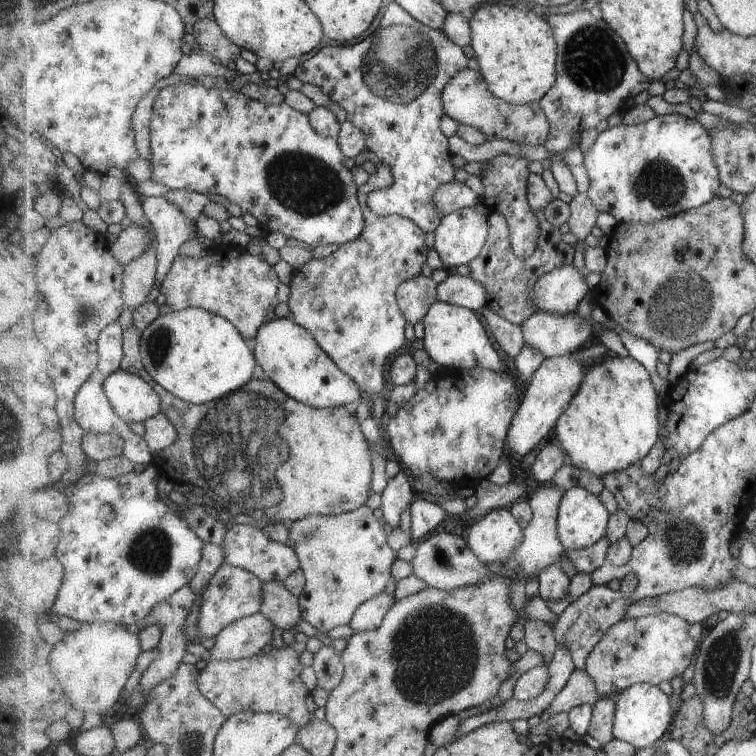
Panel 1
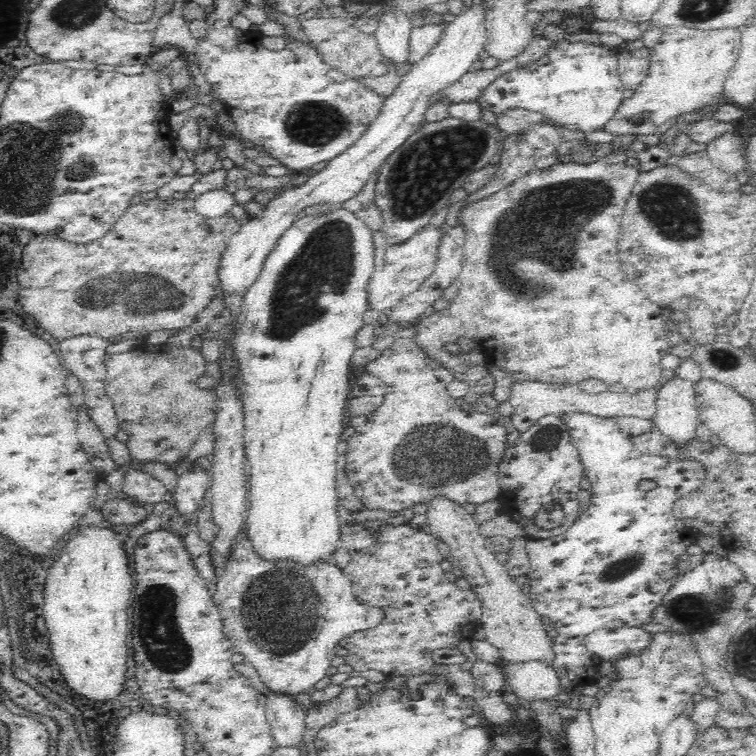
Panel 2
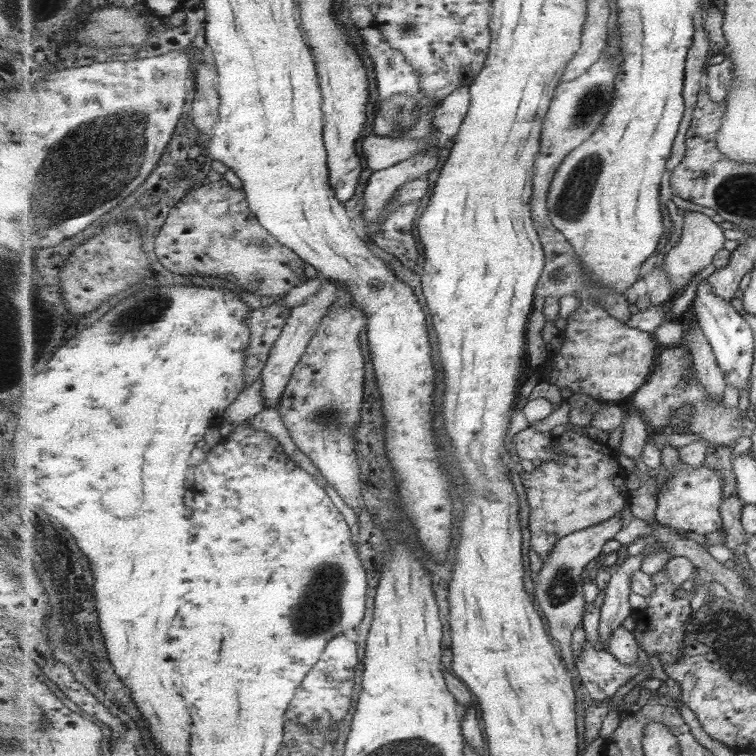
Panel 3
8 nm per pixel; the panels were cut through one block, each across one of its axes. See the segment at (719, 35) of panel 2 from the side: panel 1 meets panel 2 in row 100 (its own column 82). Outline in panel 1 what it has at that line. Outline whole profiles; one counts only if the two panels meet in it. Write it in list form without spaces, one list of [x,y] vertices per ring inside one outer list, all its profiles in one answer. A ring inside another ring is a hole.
[[[81,623],[79,627],[69,631],[51,650],[50,664],[54,672],[54,678],[62,686],[65,699],[73,702],[75,708],[81,708],[85,714],[97,714],[107,712],[109,708],[117,706],[121,698],[121,688],[129,680],[137,658],[142,652],[142,646],[138,633],[129,632],[124,624],[115,623]]]

